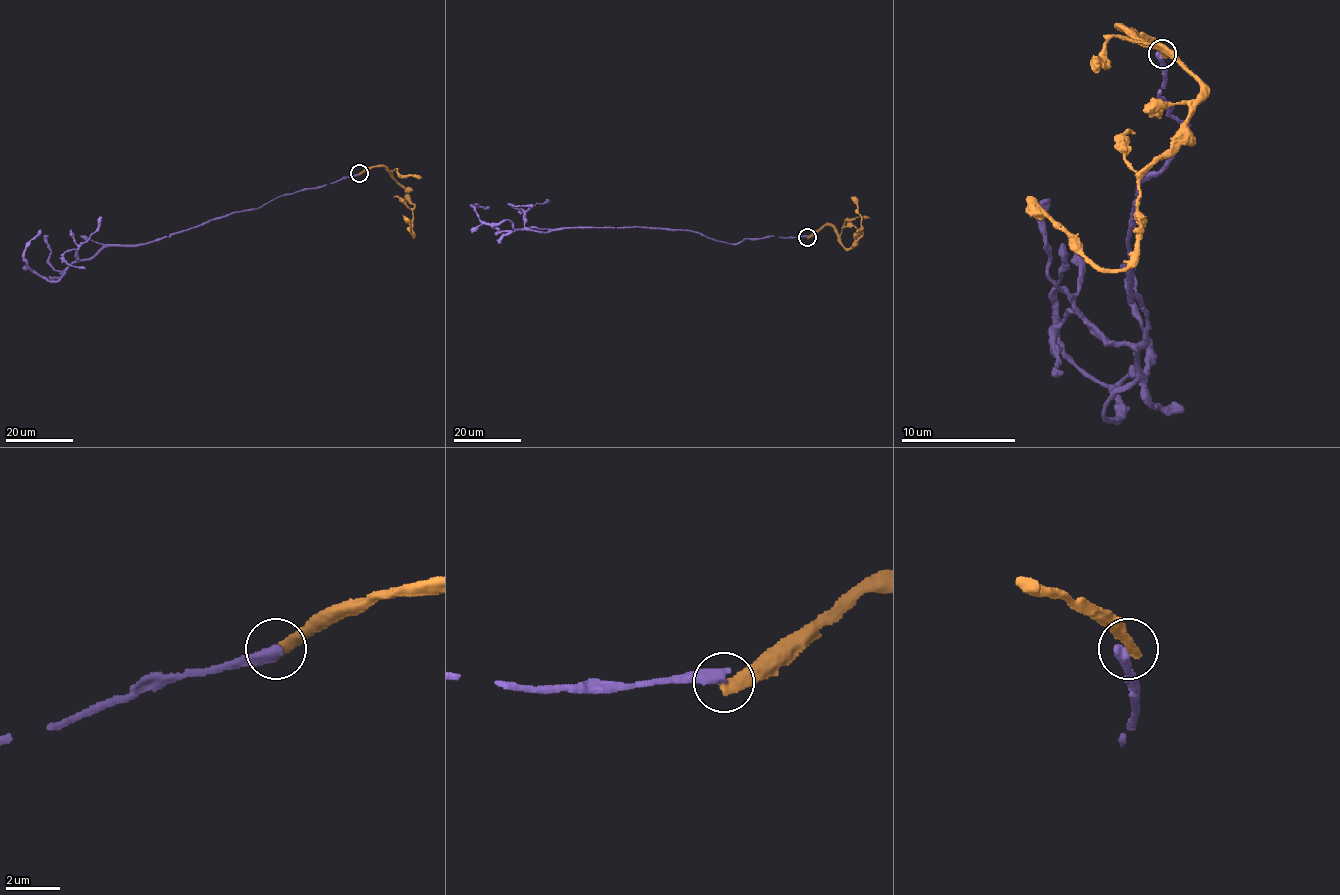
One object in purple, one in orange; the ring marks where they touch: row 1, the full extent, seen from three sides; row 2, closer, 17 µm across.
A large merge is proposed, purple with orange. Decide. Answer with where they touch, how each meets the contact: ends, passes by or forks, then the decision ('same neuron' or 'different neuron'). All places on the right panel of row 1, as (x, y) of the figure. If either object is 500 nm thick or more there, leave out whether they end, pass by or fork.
(1162, 54) | purple ends | orange ends | different neuron

